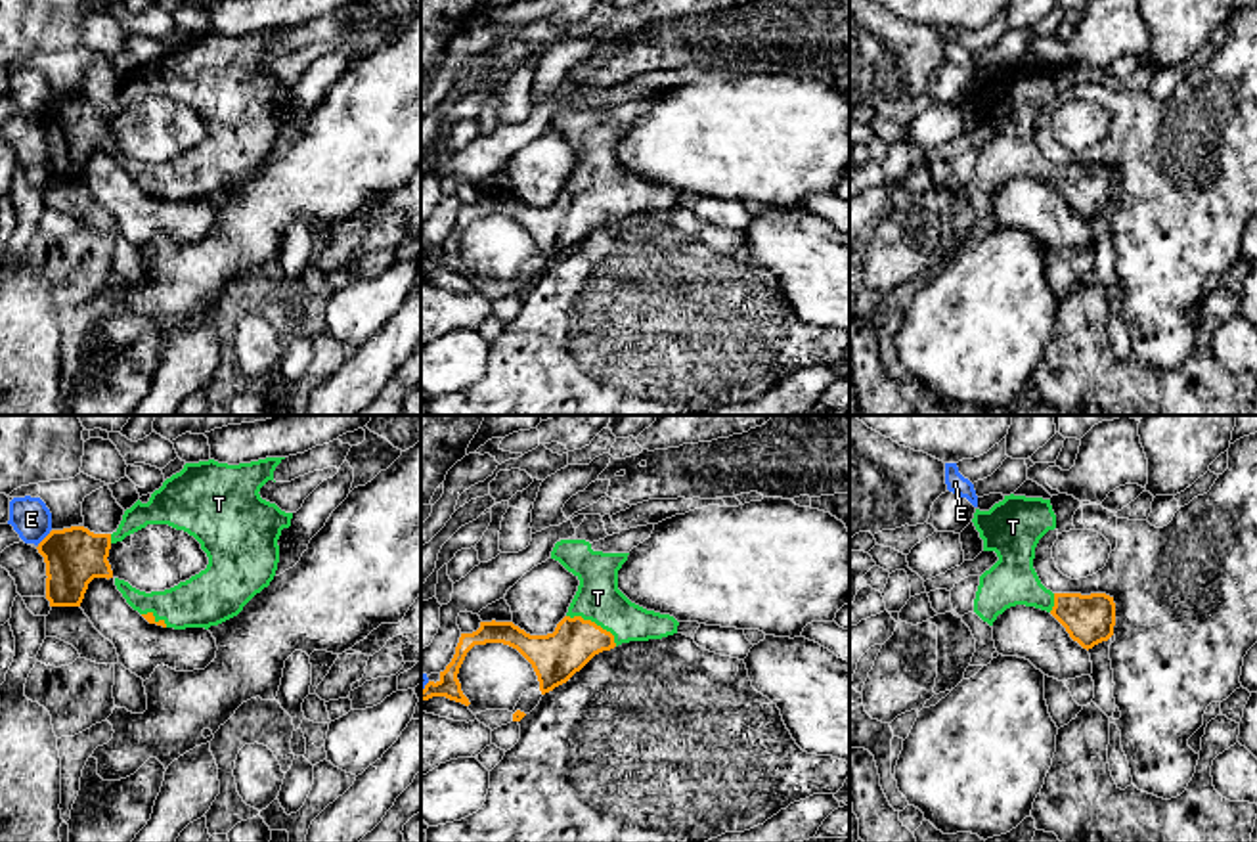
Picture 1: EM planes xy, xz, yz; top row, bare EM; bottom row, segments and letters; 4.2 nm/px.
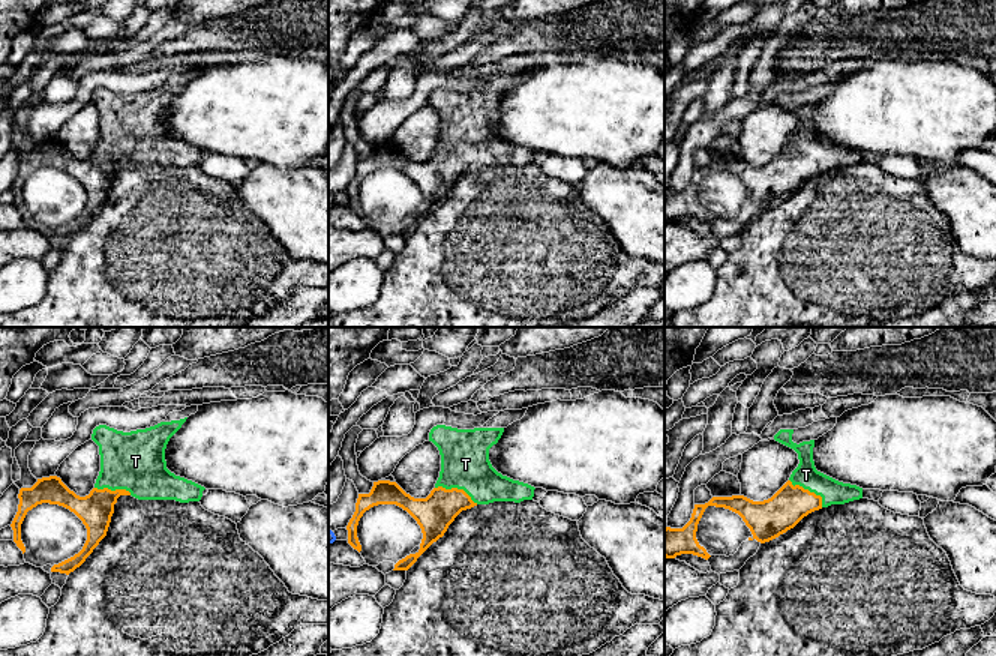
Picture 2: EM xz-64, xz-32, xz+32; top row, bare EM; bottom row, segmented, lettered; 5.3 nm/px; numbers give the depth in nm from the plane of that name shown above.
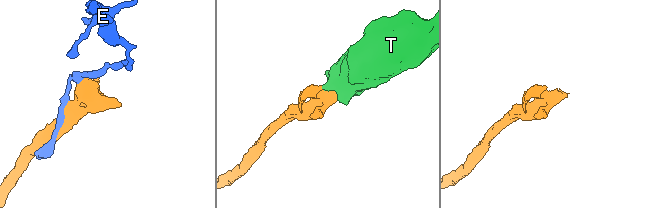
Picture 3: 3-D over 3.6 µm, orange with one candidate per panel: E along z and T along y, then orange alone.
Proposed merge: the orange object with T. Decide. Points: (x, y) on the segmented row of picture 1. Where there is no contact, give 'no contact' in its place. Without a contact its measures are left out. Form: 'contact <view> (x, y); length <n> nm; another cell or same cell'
contact xz (594, 622); length 260 nm; same cell

